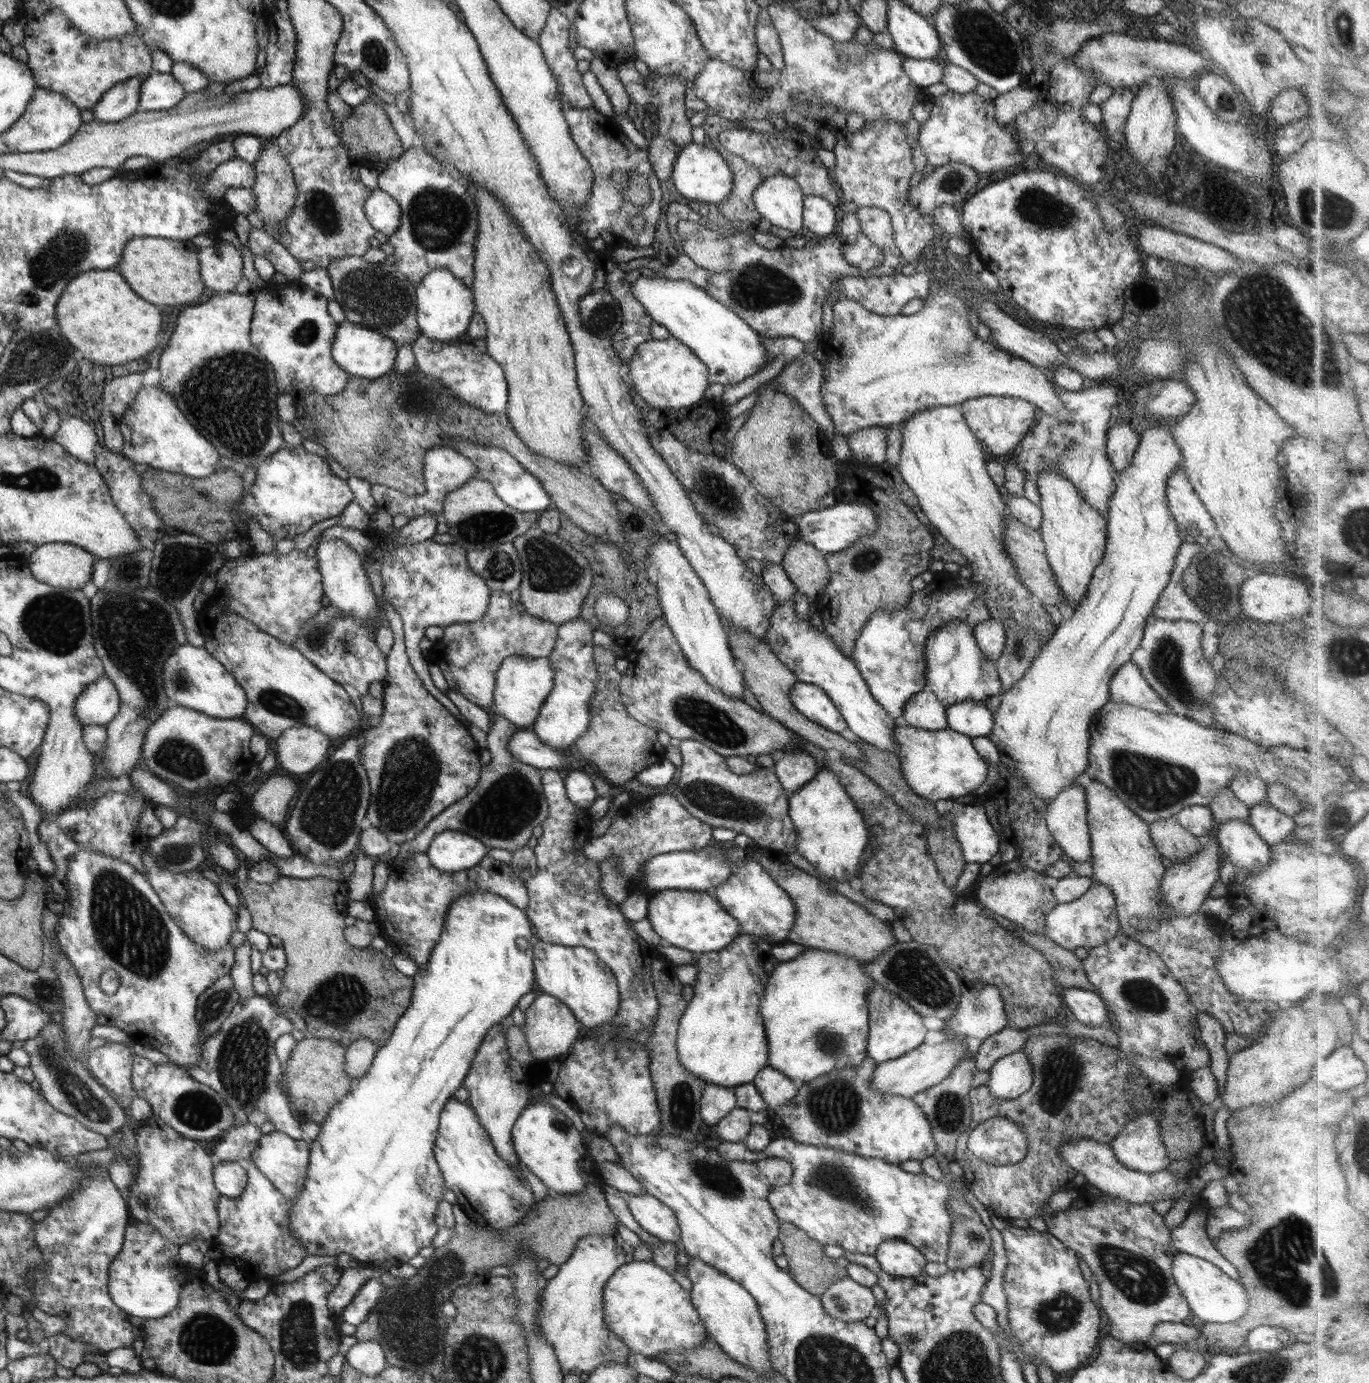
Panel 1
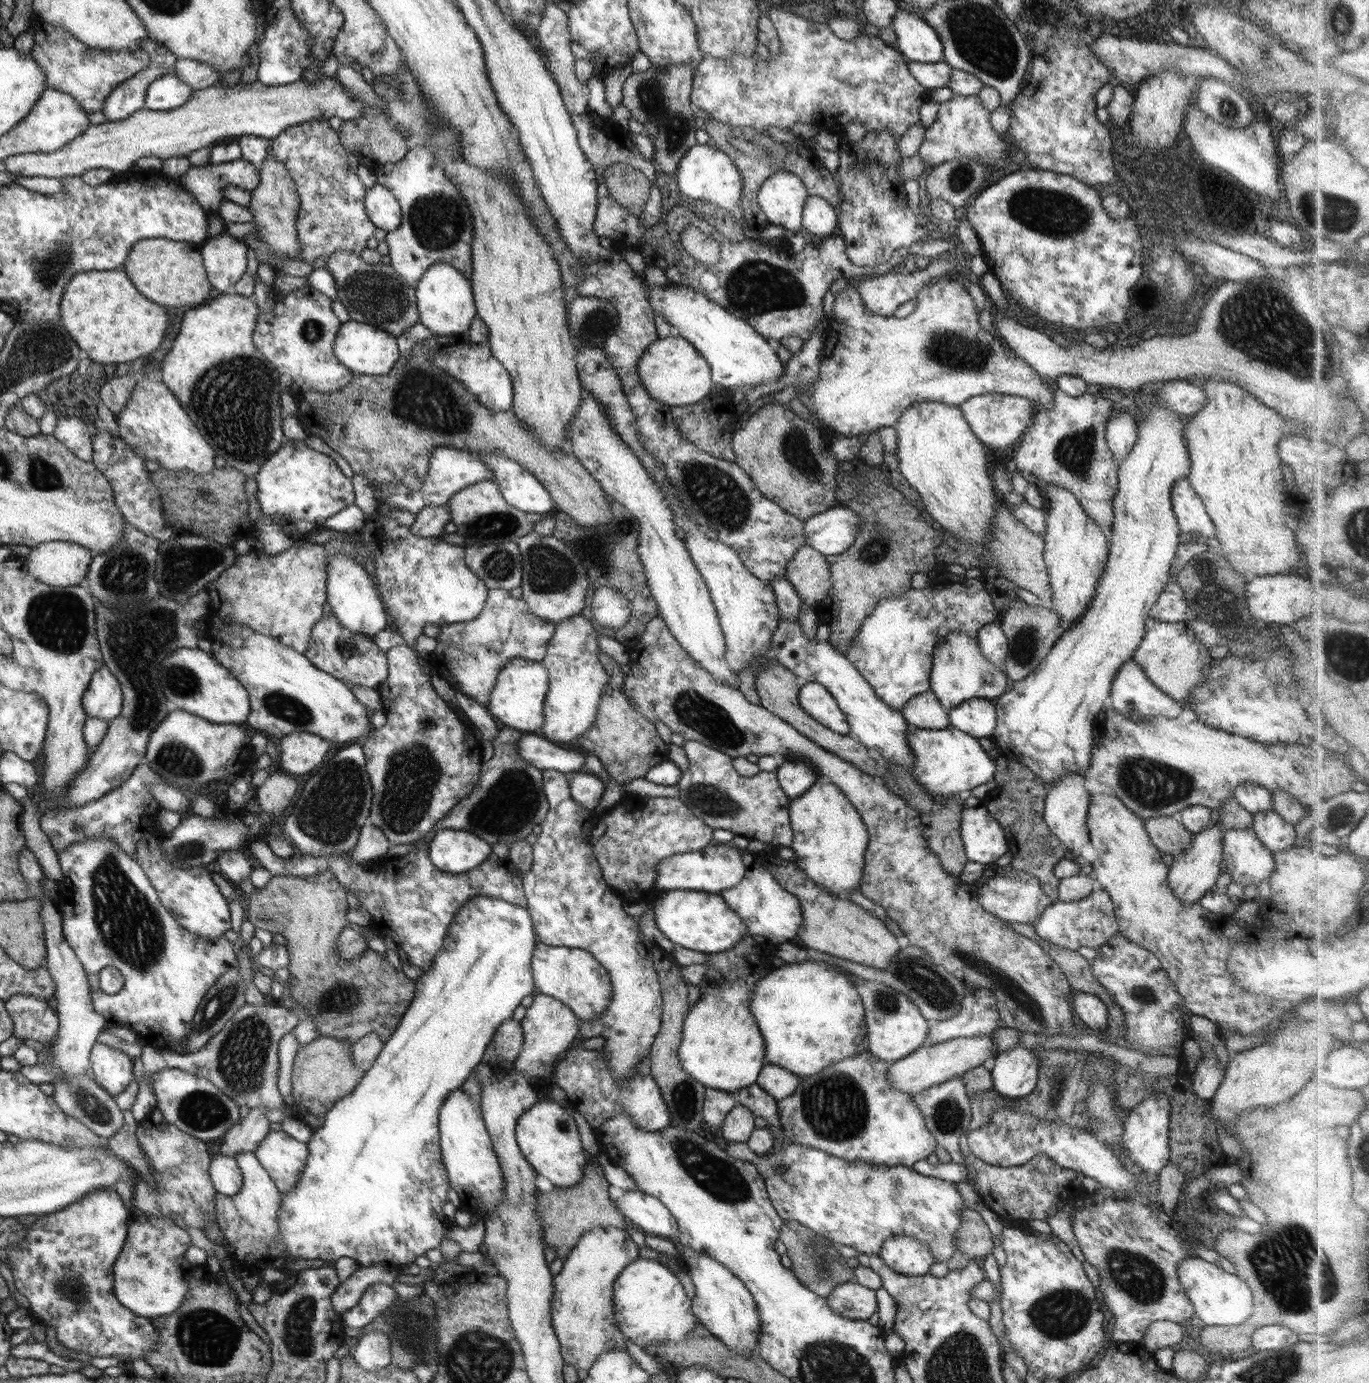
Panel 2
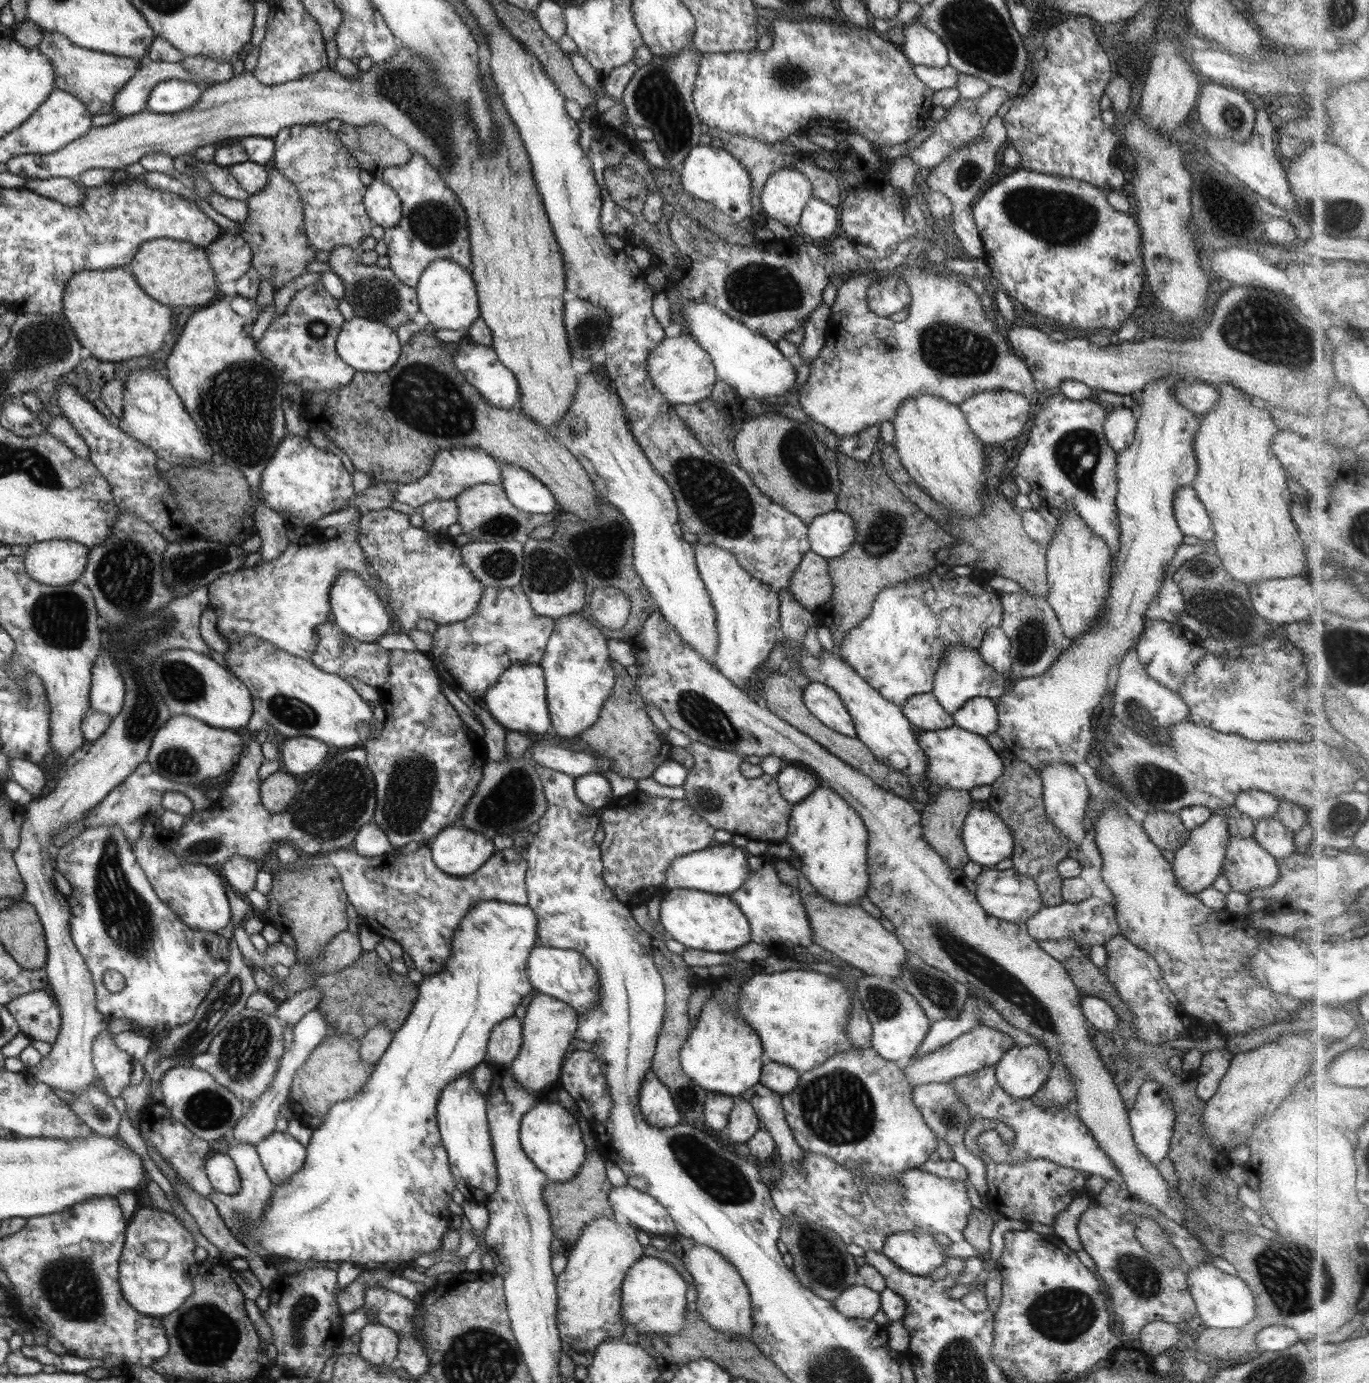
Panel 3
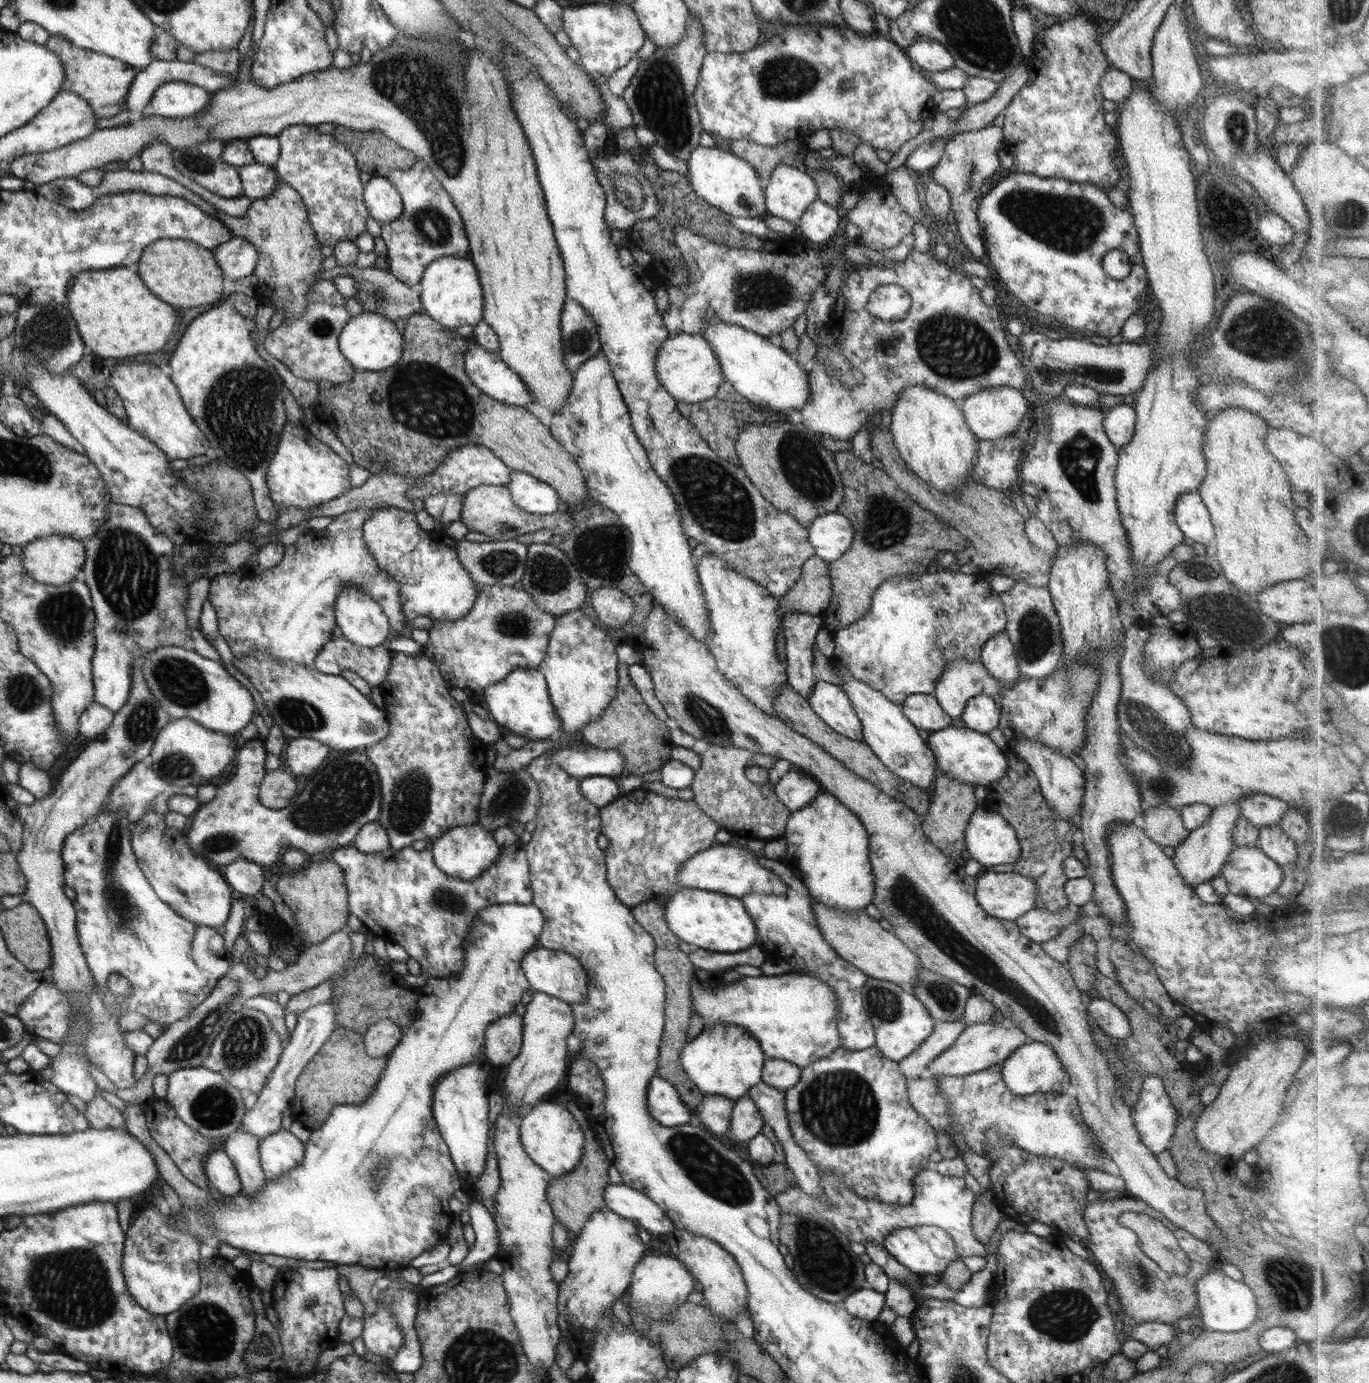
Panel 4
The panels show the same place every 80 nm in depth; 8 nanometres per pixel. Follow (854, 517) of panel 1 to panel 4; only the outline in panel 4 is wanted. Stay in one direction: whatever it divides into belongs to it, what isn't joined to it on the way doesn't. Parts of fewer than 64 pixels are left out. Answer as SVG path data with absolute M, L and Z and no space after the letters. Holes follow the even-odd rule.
M829 512L812 521L807 528L808 542L815 549L815 556L830 563L841 558L854 540L854 527L847 516Z

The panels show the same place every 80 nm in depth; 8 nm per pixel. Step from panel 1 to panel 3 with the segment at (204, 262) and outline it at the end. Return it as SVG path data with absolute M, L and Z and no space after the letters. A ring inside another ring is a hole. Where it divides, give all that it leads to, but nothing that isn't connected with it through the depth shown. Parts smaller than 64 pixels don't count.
M225 233L205 247L218 284L232 282L244 276L253 266L253 249L244 237Z

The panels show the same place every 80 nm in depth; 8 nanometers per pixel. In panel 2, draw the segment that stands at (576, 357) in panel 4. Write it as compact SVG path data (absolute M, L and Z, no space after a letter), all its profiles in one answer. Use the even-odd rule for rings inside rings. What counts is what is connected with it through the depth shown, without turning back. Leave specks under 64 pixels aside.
M579 296L567 305L569 328L578 338L604 346L618 329L618 312L610 301L595 296Z

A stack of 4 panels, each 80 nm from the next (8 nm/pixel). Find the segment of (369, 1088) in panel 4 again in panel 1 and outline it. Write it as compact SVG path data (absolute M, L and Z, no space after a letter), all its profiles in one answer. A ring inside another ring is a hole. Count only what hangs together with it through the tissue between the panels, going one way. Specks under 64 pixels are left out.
M309 1036L296 1042L284 1066L284 1074L286 1074L286 1089L290 1101L301 1115L322 1124L329 1111L349 1095L355 1079L346 1073L346 1055L347 1048L336 1041Z

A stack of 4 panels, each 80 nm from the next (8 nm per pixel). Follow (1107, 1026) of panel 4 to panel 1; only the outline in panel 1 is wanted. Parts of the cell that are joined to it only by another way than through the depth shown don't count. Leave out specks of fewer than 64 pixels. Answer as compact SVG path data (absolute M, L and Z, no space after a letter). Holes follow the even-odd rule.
M1063 987L1061 992L1064 1008L1070 1018L1089 1027L1100 1027L1108 1023L1108 1009L1103 998L1094 991Z

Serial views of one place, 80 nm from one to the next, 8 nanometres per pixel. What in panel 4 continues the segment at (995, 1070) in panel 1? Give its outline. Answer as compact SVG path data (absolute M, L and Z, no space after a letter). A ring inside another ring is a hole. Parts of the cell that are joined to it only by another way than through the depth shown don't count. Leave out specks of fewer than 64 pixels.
M1030 1041L1016 1048L1016 1052L1002 1063L1002 1080L1004 1085L1014 1095L1029 1096L1037 1093L1065 1094L1069 1085L1068 1075L1058 1061L1058 1055L1048 1047L1037 1041Z

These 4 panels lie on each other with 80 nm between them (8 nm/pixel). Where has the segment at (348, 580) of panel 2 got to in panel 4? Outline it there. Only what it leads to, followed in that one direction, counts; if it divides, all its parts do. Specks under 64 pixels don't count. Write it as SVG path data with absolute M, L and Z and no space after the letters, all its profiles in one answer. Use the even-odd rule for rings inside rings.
M350 586L338 594L336 604L338 632L368 648L386 644L390 624L378 600Z

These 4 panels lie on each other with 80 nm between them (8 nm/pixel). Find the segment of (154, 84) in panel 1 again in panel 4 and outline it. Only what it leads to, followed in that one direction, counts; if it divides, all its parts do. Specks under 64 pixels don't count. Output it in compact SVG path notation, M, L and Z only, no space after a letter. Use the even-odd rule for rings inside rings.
M173 81L157 88L149 107L154 115L185 119L210 108L210 93L200 85Z

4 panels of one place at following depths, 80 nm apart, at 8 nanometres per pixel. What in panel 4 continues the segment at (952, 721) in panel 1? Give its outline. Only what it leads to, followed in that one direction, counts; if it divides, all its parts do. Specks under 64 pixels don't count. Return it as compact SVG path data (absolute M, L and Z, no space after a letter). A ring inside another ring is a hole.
M973 696L966 703L959 724L982 734L989 734L999 726L1000 715L1000 708L992 696Z

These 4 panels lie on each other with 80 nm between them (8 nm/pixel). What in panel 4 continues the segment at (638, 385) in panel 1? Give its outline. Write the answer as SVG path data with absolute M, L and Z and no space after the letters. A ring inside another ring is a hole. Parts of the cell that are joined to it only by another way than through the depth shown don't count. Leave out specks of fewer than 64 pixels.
M684 333L673 338L668 337L656 353L654 370L657 379L670 396L677 401L683 400L692 404L712 398L720 383L724 381L719 360L701 333L694 335Z

